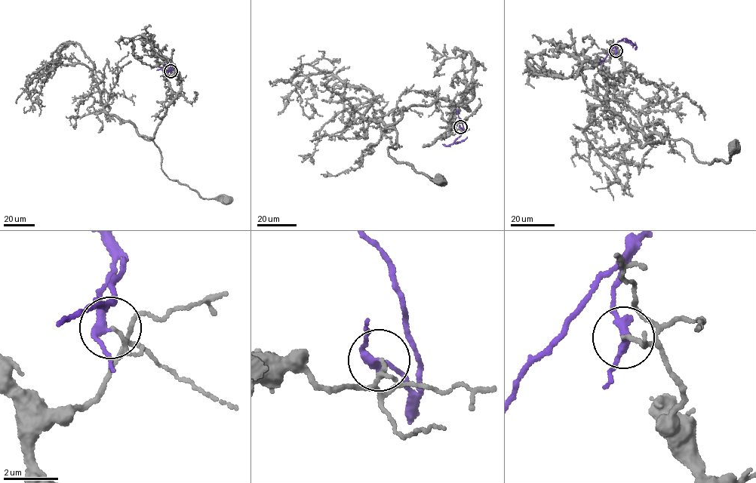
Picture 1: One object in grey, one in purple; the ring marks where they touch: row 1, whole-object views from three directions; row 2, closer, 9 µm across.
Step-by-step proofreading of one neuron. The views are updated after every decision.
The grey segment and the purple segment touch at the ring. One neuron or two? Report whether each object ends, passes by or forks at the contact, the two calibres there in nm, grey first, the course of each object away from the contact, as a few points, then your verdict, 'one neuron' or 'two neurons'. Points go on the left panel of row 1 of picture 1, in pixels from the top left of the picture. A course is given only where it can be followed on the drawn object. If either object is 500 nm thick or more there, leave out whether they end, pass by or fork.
grey ends | purple passes by | 120/240 nm | grey via (170, 71), (166, 79), (176, 98), (154, 138), (139, 136), (159, 148), (170, 179), (203, 198), (228, 201) | purple via (170, 71), (170, 66), (166, 64), (164, 67), (175, 66) | two neurons

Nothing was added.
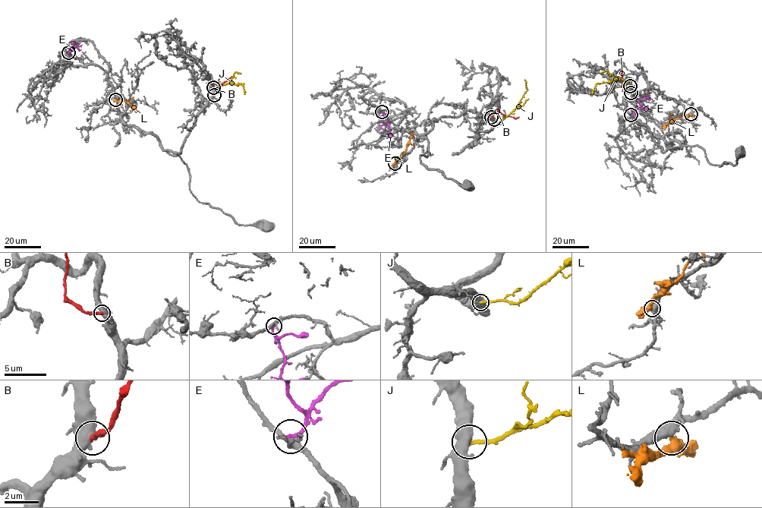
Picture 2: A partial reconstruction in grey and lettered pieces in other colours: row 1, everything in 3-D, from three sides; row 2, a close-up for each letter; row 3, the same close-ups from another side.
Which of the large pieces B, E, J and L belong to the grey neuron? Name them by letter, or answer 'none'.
none

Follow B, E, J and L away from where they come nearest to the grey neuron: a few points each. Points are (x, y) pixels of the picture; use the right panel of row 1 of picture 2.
B: (631, 93), (623, 89), (619, 69)
E: (631, 115), (640, 107), (640, 98), (647, 99), (650, 97)
J: (630, 86), (628, 80), (615, 79), (598, 83), (591, 96)
L: (691, 114), (671, 121), (665, 125), (665, 130)

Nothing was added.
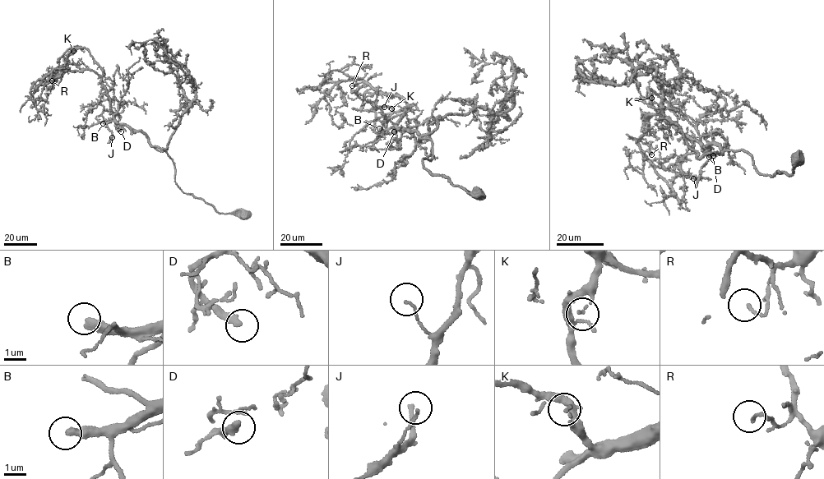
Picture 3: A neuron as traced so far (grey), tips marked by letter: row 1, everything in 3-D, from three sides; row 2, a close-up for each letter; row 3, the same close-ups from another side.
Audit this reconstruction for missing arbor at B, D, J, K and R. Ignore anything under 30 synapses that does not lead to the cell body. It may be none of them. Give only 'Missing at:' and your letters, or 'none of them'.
Missing at: B

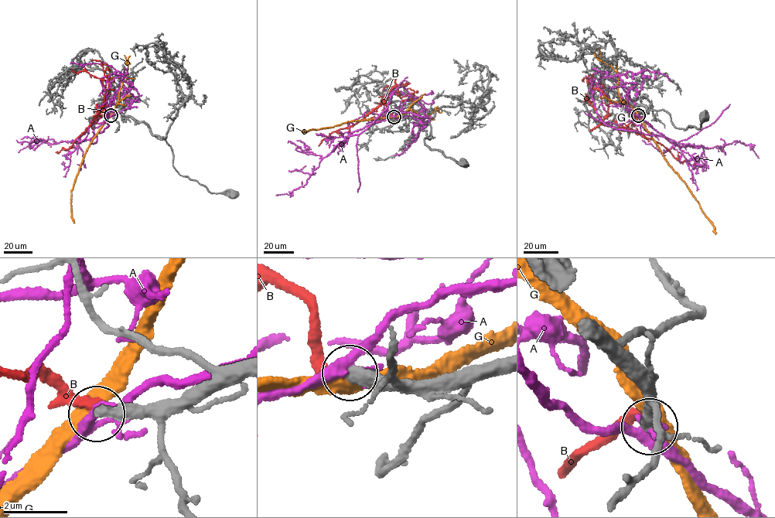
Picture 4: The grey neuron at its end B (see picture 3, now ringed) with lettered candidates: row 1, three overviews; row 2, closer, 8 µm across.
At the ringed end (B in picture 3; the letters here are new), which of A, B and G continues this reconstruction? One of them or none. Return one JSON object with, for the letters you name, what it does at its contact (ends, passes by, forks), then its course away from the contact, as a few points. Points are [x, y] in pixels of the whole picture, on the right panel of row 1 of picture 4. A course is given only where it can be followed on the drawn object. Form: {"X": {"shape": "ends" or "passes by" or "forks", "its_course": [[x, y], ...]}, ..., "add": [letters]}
{"add": []}

